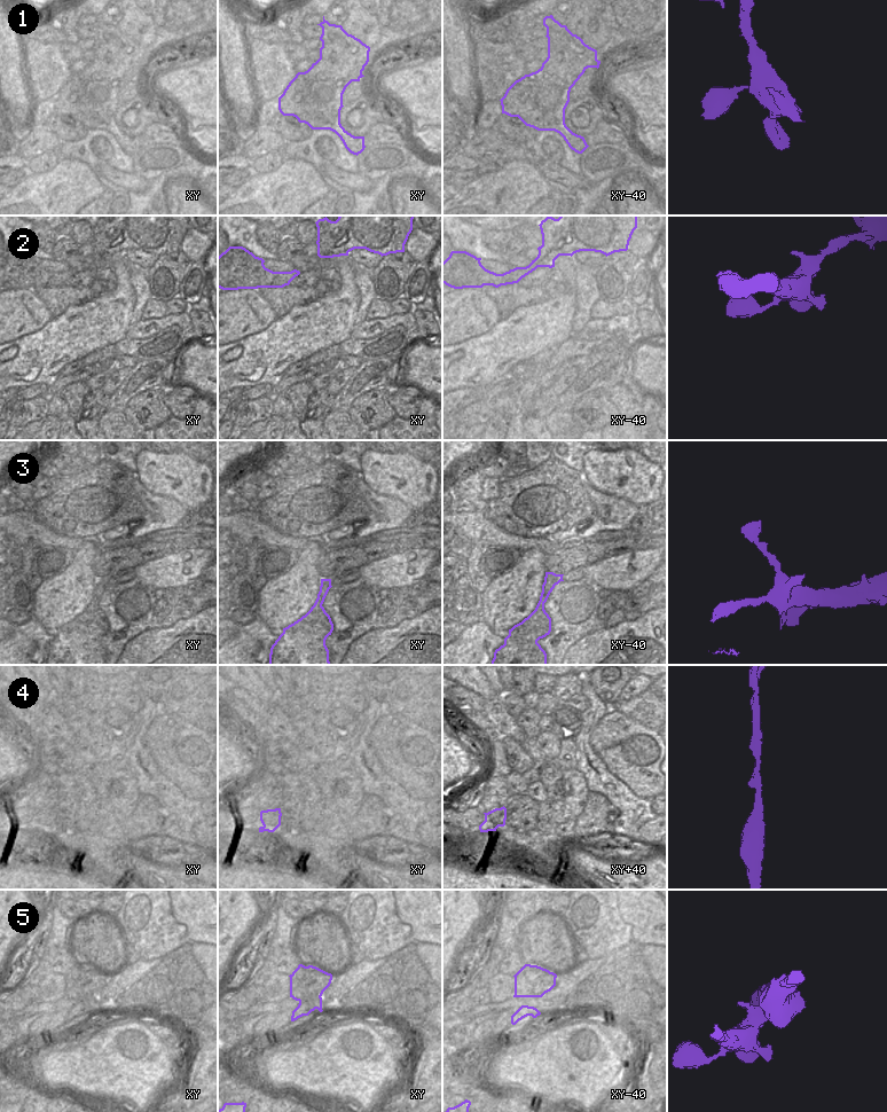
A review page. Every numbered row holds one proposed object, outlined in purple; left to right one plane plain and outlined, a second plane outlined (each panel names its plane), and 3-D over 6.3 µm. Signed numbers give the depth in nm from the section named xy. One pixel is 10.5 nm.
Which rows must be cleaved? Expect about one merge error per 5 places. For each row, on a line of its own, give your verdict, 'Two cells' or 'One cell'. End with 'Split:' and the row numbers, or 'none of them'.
1: One cell
2: One cell
3: One cell
4: One cell
5: Two cells
Split: 5.

